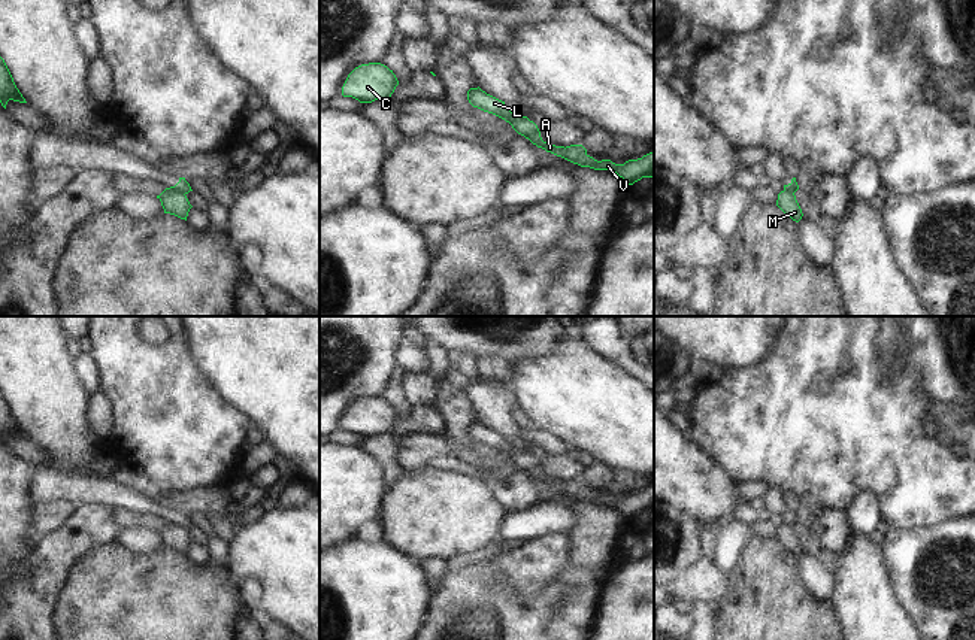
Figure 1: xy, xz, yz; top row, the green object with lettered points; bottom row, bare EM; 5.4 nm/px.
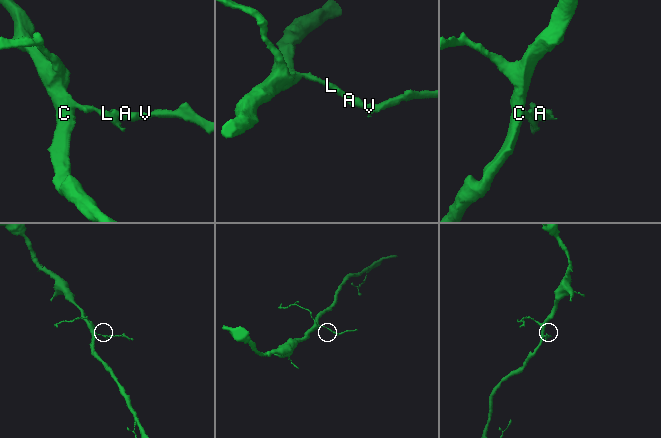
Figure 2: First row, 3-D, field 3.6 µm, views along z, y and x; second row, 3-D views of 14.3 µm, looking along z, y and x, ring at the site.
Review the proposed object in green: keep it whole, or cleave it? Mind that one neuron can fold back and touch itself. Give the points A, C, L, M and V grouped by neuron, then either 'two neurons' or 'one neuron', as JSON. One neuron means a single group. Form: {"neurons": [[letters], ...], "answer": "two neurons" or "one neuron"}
{"neurons": [["A", "V"], ["C", "L", "M"]], "answer": "two neurons"}

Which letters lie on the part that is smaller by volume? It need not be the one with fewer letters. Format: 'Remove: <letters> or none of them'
Remove: A, V

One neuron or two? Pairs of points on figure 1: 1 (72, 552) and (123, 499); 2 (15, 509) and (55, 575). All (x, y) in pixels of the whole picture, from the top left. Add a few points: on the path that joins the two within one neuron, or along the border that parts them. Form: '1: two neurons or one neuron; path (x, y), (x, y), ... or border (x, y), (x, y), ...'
1: two neurons; border (78, 507), (96, 503), (117, 507)
2: two neurons; border (39, 537), (36, 551), (17, 573)

